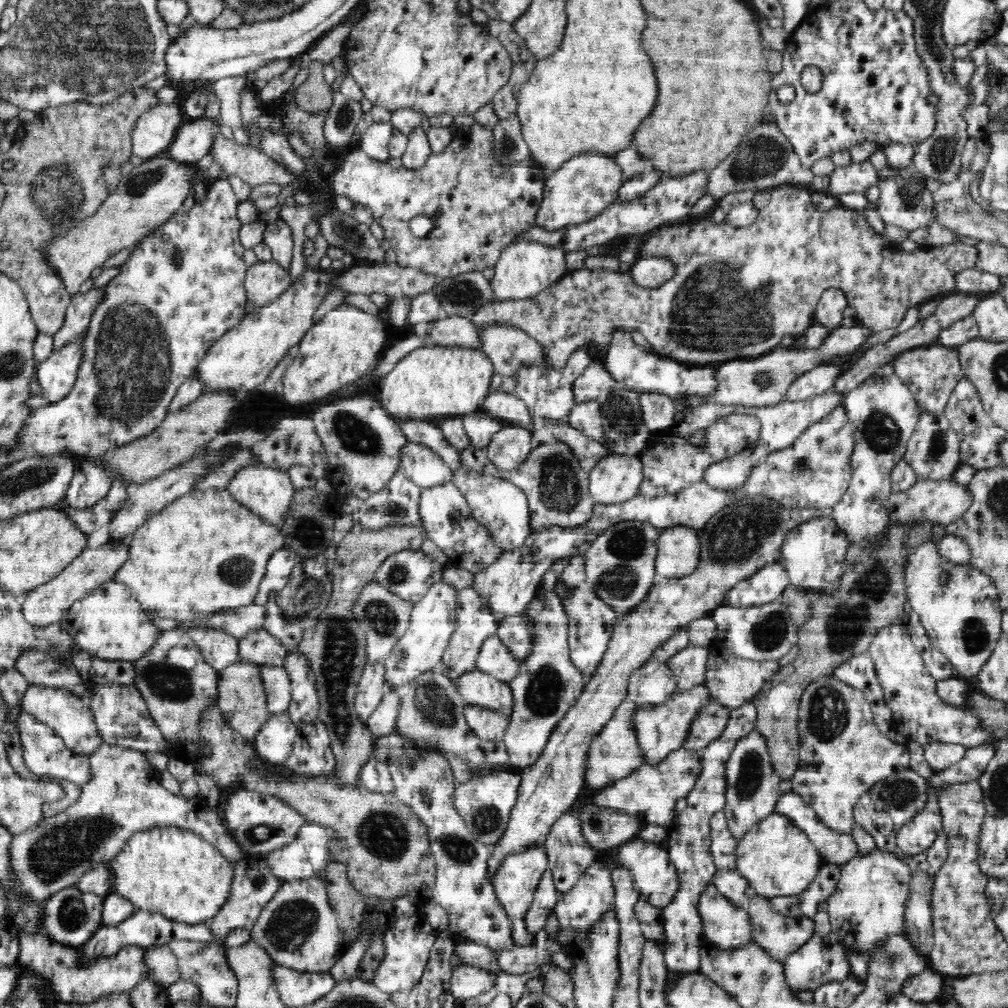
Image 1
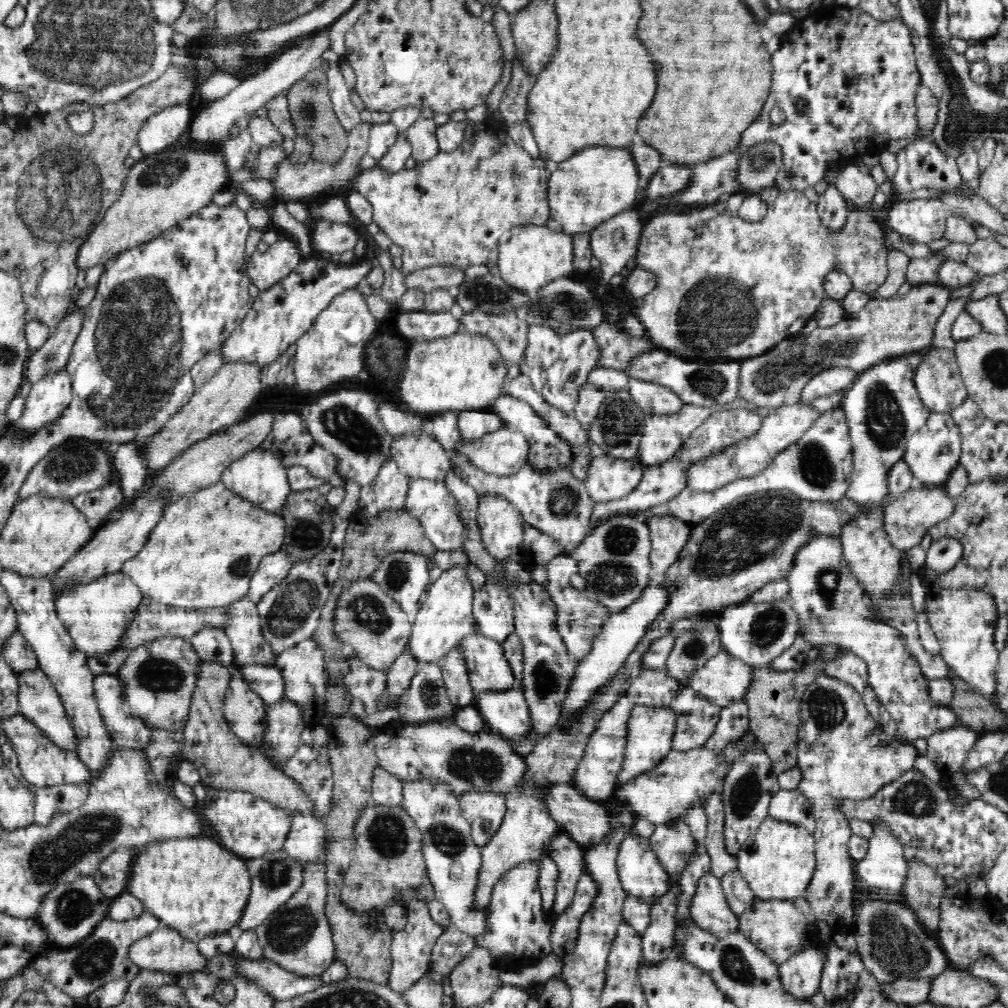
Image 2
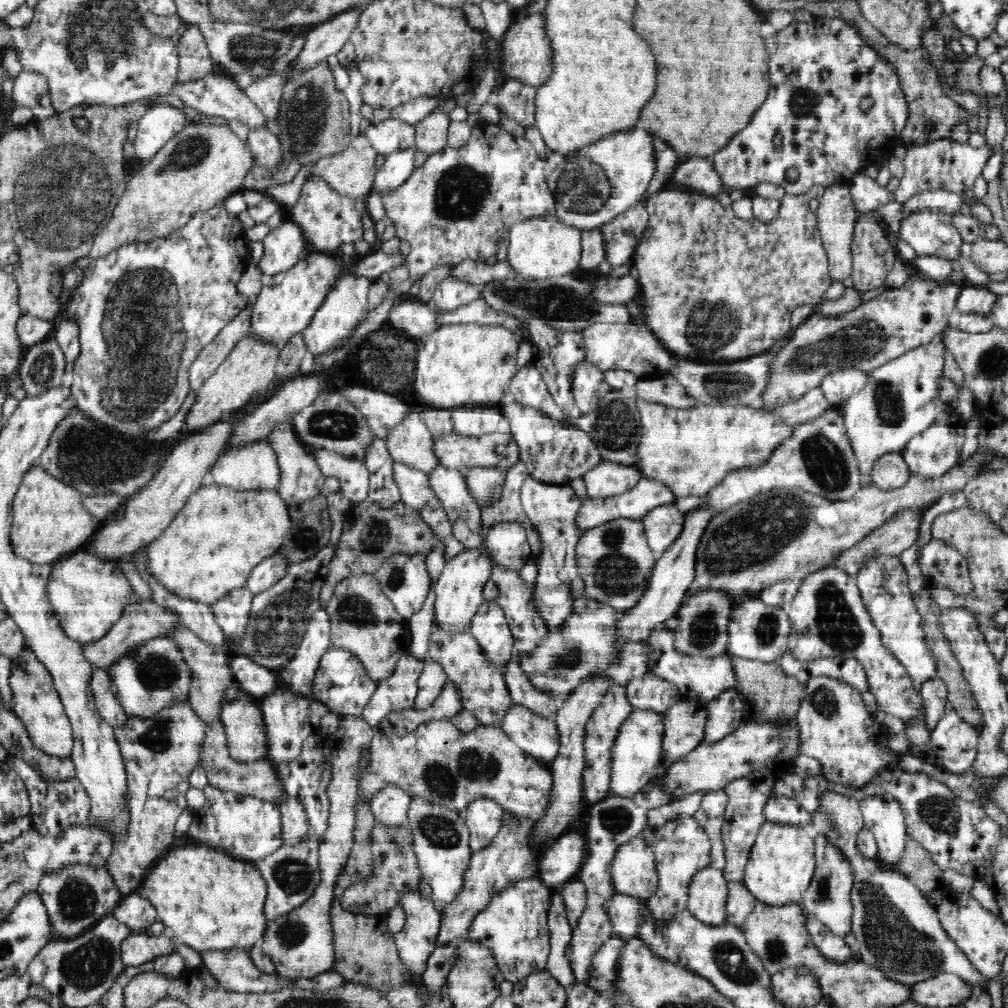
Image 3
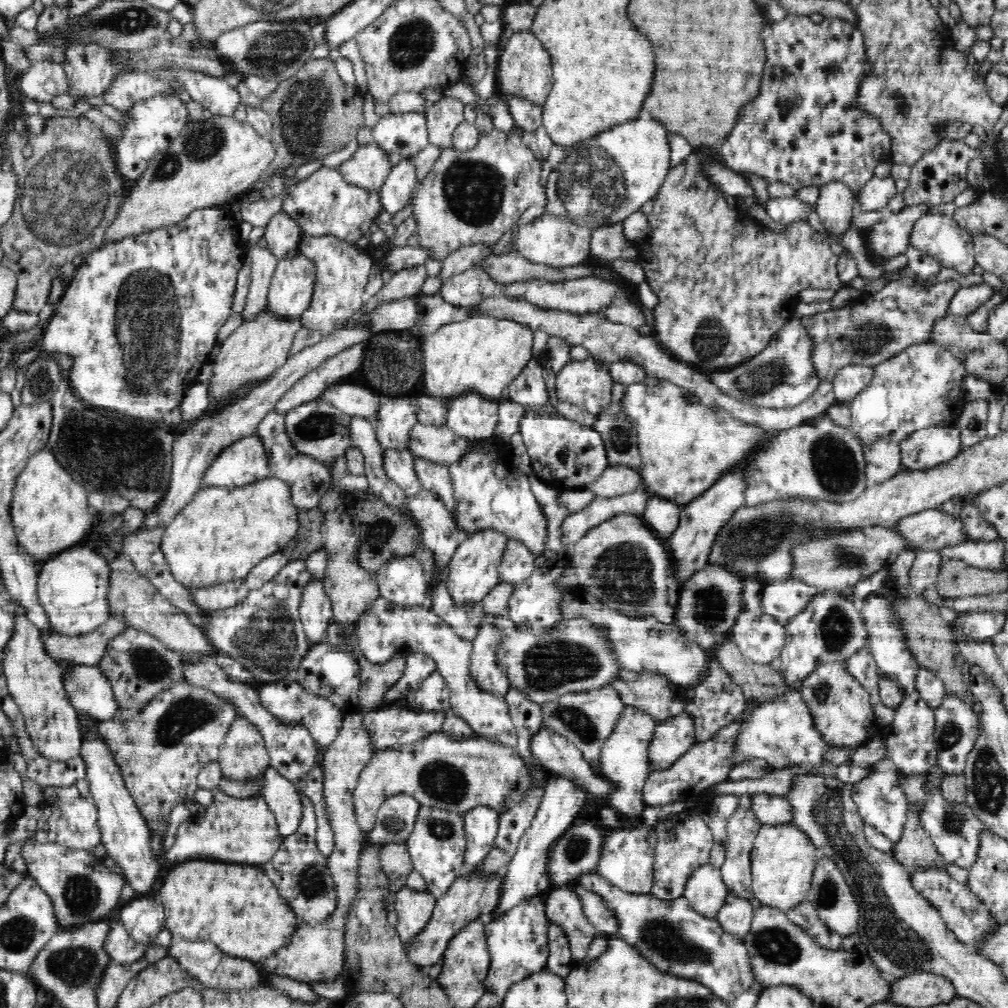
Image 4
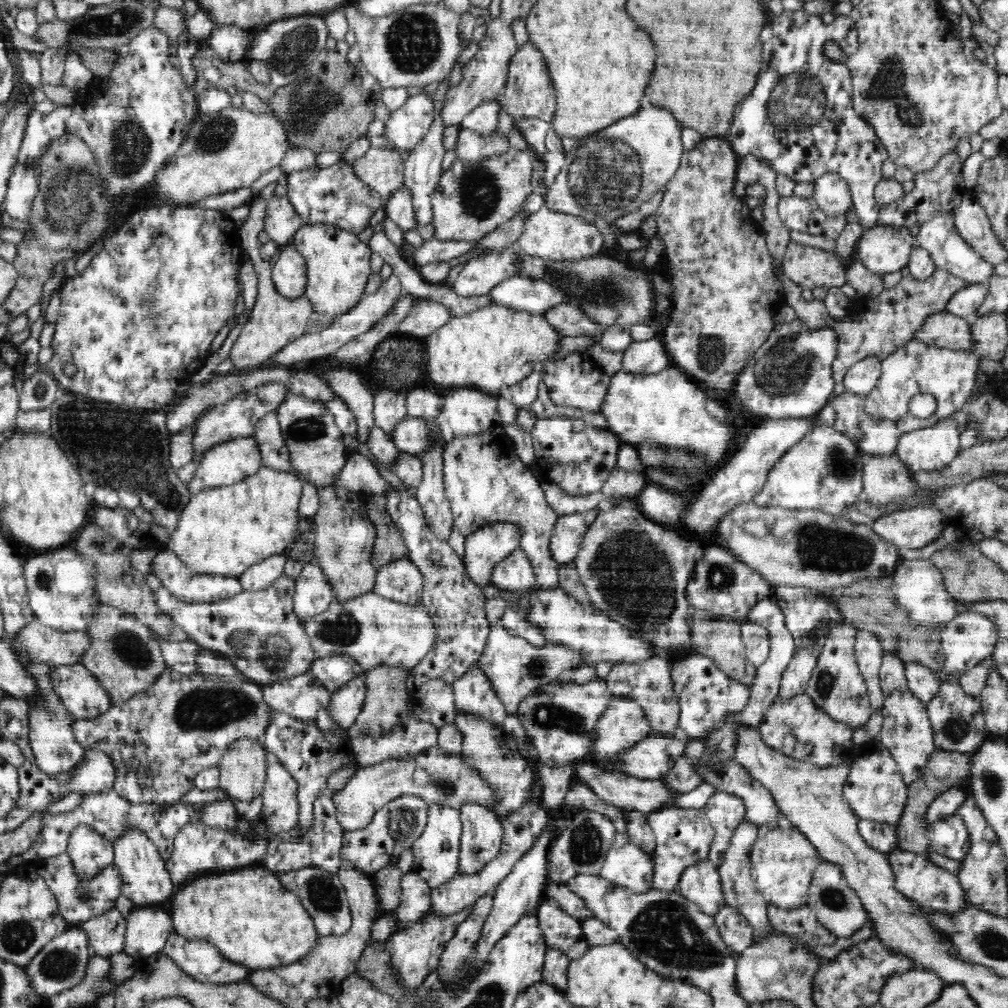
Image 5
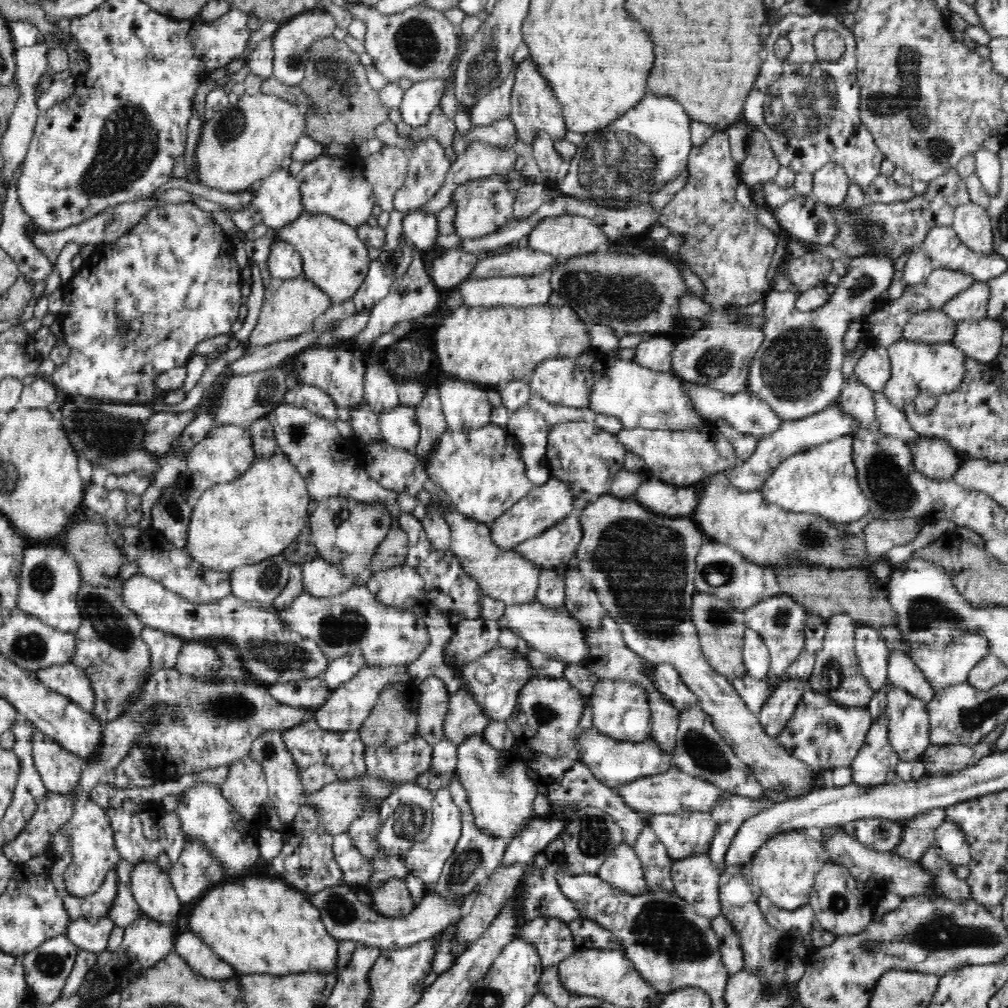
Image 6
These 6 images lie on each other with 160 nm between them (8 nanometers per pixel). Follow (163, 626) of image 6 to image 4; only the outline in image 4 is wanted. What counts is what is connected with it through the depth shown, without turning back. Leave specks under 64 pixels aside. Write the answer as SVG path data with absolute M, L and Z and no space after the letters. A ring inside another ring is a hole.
M290 561L276 580L256 590L249 590L248 596L240 604L232 608L202 609L201 630L219 653L244 665L257 685L289 678L311 648L299 608L302 590L313 578L305 561Z

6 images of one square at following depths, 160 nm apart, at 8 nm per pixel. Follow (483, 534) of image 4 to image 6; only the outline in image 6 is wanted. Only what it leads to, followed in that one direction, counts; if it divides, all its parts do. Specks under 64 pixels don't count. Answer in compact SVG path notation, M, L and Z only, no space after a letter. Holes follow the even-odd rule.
M549 477L546 484L536 485L528 496L516 502L502 516L488 524L491 540L499 548L512 551L514 544L536 538L541 532L546 531L547 528L554 526L559 520L572 514L570 512L574 509L574 500L575 497L572 495L572 488L568 485L568 482L556 477Z

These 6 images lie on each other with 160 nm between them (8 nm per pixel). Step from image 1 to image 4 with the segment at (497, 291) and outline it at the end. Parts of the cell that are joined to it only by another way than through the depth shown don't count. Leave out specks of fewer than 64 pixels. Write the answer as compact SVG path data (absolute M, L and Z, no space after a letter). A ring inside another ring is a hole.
M544 213L530 224L522 224L518 228L516 245L518 254L536 264L546 264L550 268L564 268L591 261L591 234L593 230L573 224L568 218Z

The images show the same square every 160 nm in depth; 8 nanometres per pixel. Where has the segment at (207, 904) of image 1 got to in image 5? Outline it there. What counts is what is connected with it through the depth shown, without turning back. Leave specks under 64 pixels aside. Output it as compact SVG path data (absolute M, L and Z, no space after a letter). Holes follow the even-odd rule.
M243 867L229 873L200 875L177 887L170 904L174 932L190 941L212 943L222 957L251 971L290 966L316 950L319 934L294 892L280 884L273 870Z

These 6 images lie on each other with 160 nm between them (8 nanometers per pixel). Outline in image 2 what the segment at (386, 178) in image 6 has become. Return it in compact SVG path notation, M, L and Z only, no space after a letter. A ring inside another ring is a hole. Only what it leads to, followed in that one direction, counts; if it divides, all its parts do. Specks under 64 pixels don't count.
M358 123L347 134L347 148L343 157L337 162L337 165L324 163L324 161L312 161L309 160L305 163L291 162L289 157L286 156L279 162L279 165L275 168L275 174L273 182L273 190L281 199L285 200L300 200L304 199L304 196L310 196L310 194L322 194L322 190L326 188L336 188L336 190L348 190L350 184L354 183L355 176L359 174L359 164L362 157L367 154L367 146L369 143L369 130L371 125L368 123Z

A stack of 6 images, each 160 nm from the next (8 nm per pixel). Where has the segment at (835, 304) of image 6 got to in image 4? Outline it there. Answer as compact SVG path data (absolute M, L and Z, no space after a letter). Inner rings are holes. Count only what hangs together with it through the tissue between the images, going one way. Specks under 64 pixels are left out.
M913 204L897 213L886 213L879 224L863 231L867 254L883 262L905 252L910 246L914 224L927 212L928 204ZM792 318L768 342L768 346L728 372L710 373L707 377L720 392L732 398L757 407L792 408L803 403L819 386L818 372L815 372L814 348L815 341L811 339L806 328L799 319Z

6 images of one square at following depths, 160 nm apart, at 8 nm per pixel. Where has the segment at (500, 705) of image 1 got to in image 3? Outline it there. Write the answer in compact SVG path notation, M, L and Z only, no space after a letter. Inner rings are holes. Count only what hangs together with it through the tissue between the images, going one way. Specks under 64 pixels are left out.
M513 703L503 716L501 729L527 755L540 759L547 766L556 758L560 739L554 719L538 716L526 706Z

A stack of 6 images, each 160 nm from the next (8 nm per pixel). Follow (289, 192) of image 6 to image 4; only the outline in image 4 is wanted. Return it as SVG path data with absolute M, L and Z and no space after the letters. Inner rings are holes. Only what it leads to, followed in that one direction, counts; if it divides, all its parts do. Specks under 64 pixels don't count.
M282 209L270 219L264 235L267 249L278 260L298 252L301 237L304 235L298 223Z

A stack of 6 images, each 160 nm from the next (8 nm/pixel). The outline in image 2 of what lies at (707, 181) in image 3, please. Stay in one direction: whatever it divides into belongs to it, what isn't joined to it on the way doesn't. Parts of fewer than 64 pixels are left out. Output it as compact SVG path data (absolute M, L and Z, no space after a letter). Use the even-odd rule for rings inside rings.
M665 163L648 180L647 185L639 187L647 200L667 197L682 190L689 182L693 166L670 165Z

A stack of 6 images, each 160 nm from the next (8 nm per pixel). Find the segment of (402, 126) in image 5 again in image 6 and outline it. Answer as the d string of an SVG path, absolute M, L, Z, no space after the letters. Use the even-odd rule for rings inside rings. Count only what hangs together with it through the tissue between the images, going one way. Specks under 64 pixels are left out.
M432 77L413 83L405 91L399 106L402 120L413 129L426 124L430 113L439 106L445 89L445 78Z

